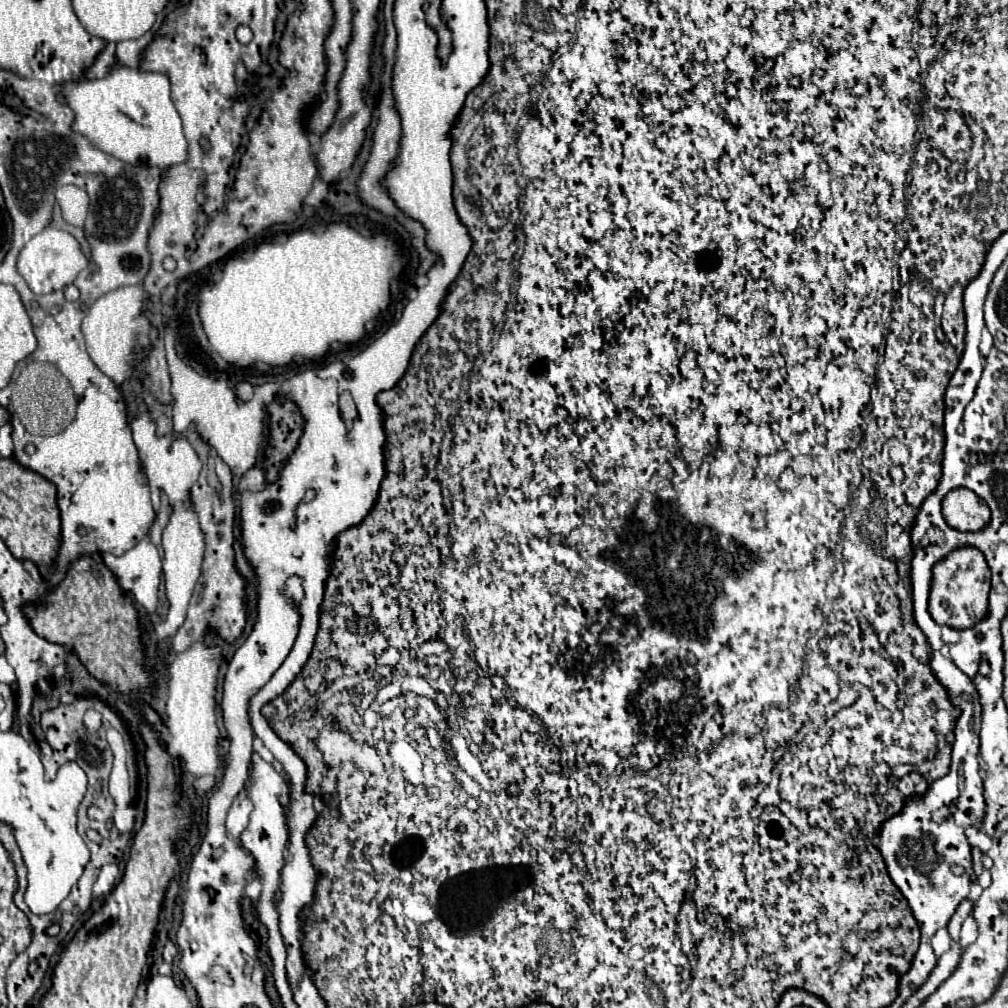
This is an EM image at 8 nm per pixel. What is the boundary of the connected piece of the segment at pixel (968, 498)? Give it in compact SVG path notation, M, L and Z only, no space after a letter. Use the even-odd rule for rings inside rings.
M954 488L942 500L944 520L962 532L980 530L990 520L990 508L968 488Z

